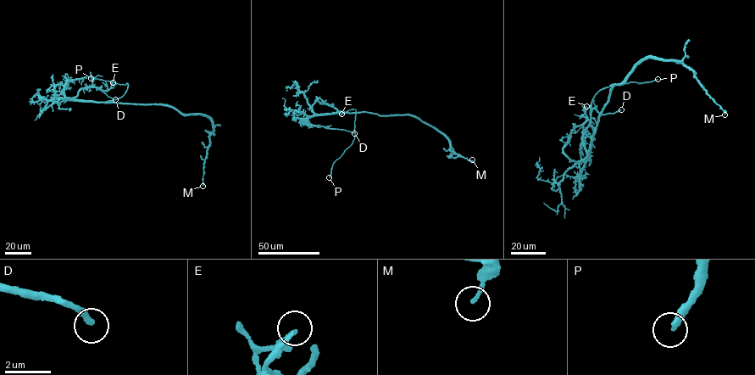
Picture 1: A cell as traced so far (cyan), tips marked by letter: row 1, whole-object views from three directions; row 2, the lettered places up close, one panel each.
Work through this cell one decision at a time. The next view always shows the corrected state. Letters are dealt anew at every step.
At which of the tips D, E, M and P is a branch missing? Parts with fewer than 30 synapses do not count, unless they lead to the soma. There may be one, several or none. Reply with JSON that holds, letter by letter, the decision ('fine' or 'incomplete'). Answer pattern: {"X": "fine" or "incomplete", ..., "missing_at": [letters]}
{"D": "fine", "E": "fine", "M": "fine", "P": "incomplete", "missing_at": ["P"]}

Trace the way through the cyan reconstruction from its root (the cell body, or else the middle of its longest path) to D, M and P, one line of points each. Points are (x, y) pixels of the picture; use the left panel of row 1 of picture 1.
D: (141, 103), (73, 99), (65, 96), (65, 84), (72, 80), (91, 77), (96, 87), (115, 99)
M: (141, 103), (164, 105), (184, 114), (208, 117), (213, 129), (203, 165), (202, 186)
P: (141, 103), (108, 102), (124, 94), (127, 83), (119, 85), (91, 78)

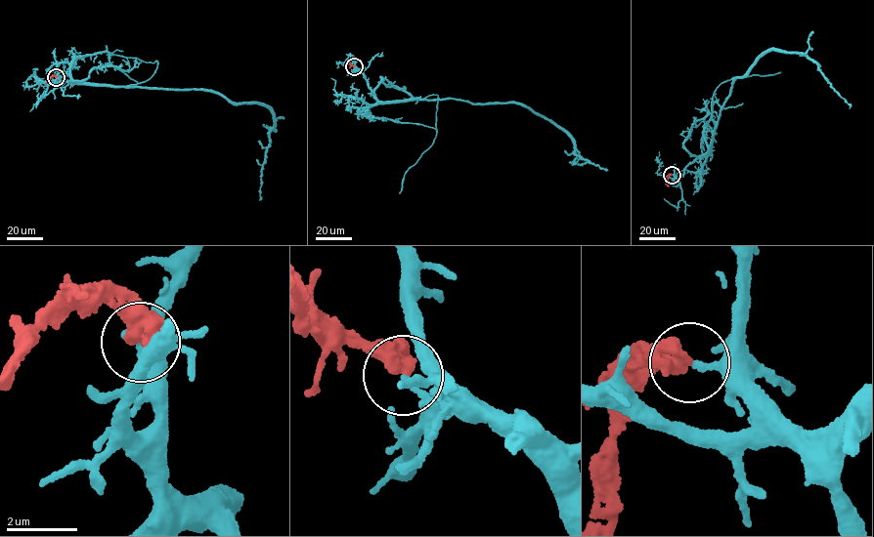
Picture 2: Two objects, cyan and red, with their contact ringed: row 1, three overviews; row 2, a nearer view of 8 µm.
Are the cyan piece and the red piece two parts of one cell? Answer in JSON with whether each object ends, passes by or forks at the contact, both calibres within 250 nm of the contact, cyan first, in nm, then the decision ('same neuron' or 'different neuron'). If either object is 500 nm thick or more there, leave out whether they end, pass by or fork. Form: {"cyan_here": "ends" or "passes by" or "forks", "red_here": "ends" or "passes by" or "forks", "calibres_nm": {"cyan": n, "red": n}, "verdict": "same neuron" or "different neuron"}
{"cyan_here": "ends", "red_here": "ends", "calibres_nm": {"cyan": 180, "red": 400}, "verdict": "different neuron"}

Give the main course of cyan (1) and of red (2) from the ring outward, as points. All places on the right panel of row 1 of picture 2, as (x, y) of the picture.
1: (672, 175), (678, 178), (710, 148), (721, 109), (734, 81), (767, 51), (806, 56), (849, 108)
2: (672, 175), (668, 176), (668, 186)

